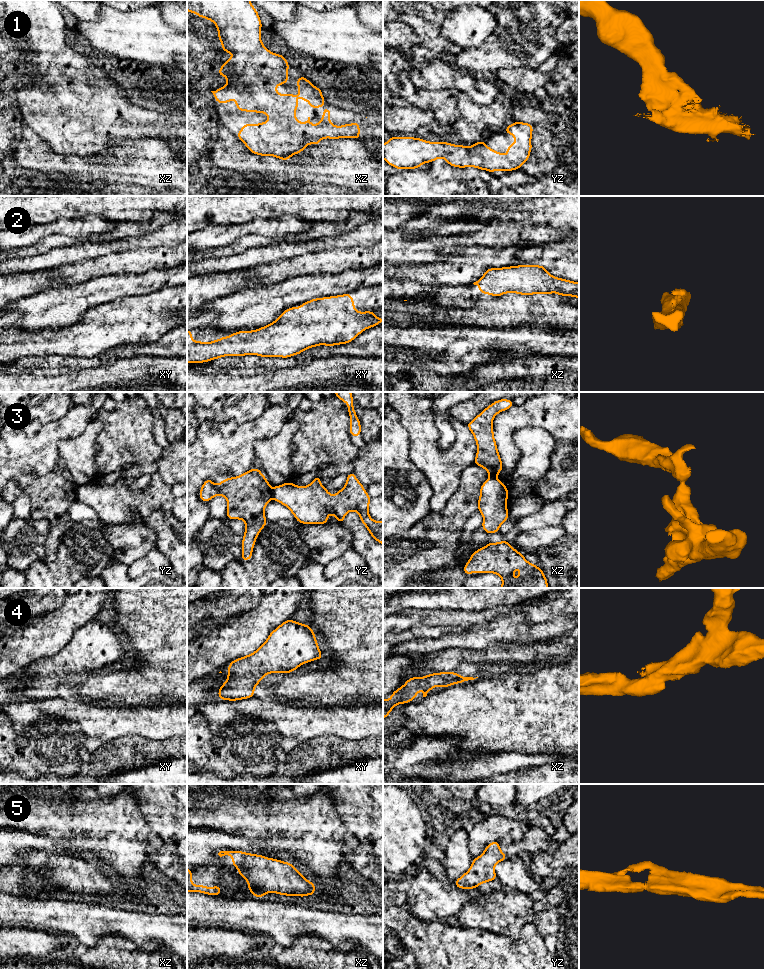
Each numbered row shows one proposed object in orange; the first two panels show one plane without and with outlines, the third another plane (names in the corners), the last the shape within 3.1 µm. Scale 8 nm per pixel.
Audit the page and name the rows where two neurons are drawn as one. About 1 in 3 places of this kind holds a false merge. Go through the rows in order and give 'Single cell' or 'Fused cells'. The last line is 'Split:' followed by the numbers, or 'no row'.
1: Single cell
2: Single cell
3: Fused cells
4: Single cell
5: Single cell
Split: 3

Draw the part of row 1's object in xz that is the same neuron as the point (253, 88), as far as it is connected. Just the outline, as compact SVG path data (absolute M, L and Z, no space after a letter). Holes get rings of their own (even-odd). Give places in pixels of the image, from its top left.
M187 0L187 11L197 16L212 21L218 29L218 38L222 44L222 50L234 53L233 57L221 65L217 74L225 76L227 84L215 91L211 91L215 101L227 104L230 100L236 101L236 109L242 112L266 113L267 122L259 124L243 124L236 136L245 144L250 152L260 156L274 156L288 161L292 155L303 152L309 144L319 145L321 139L351 138L355 140L359 136L360 126L358 122L336 126L330 122L331 111L323 108L322 120L312 124L310 117L304 122L296 119L297 98L308 101L308 108L319 109L326 101L322 90L314 86L302 74L297 79L299 95L279 94L276 87L288 83L288 64L281 54L269 51L261 41L262 22L258 11L250 0Z

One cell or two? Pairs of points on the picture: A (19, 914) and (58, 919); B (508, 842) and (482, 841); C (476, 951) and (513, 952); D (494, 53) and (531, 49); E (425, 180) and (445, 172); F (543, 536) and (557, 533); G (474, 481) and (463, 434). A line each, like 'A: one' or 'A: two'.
A: one
B: one
C: one
D: one
E: two
F: one
G: two

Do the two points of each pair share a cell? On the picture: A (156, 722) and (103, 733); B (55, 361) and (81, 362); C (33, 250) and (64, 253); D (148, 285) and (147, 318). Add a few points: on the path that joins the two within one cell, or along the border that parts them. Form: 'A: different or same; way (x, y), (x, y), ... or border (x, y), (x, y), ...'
A: same; way (143, 722), (116, 722)
B: same; way (61, 361), (75, 362)
C: different; border (79, 242), (56, 248)
D: different; border (171, 287), (125, 298)

